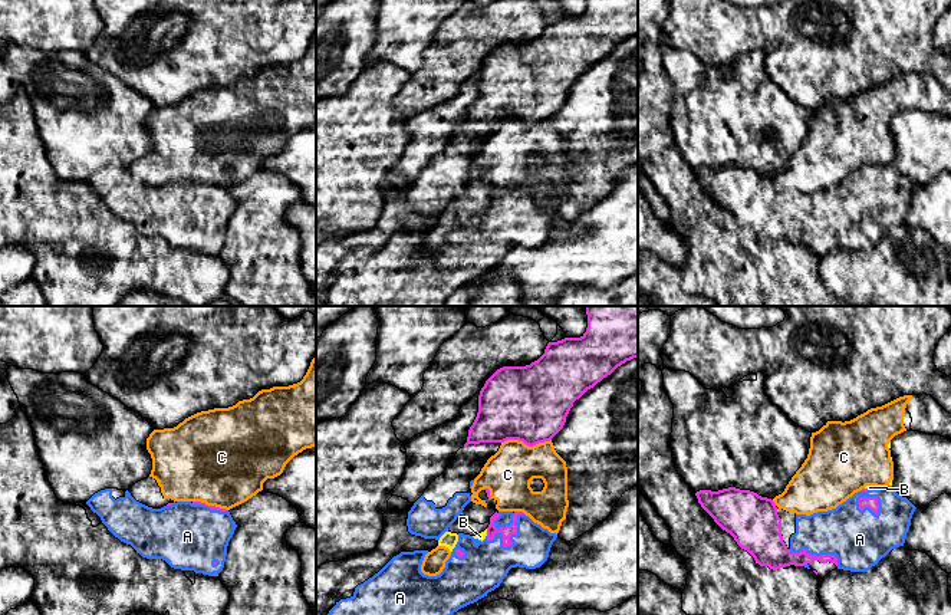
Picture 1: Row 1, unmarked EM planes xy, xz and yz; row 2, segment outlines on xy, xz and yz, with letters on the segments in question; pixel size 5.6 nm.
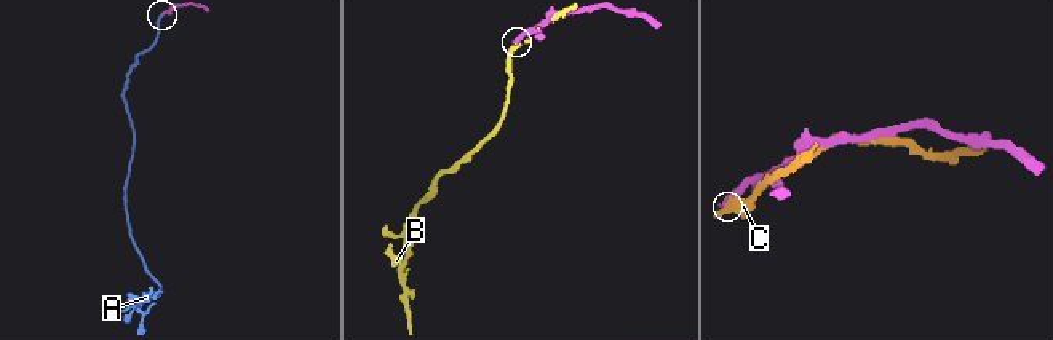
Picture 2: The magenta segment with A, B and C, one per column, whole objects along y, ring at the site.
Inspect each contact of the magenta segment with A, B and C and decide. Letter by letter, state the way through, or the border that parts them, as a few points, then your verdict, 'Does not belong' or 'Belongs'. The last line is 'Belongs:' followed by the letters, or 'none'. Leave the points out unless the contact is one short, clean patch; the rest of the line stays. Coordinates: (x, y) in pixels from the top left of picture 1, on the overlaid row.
A: Belongs
B: Does not belong
C: Does not belong
Belongs: A

